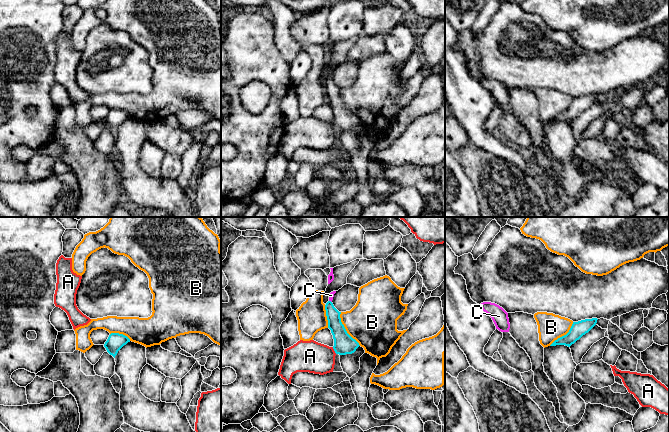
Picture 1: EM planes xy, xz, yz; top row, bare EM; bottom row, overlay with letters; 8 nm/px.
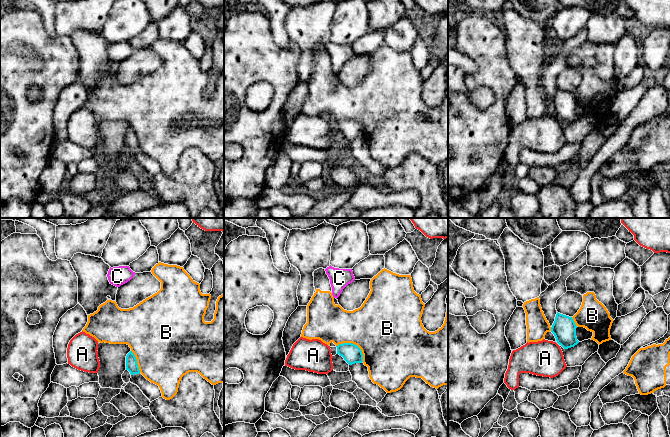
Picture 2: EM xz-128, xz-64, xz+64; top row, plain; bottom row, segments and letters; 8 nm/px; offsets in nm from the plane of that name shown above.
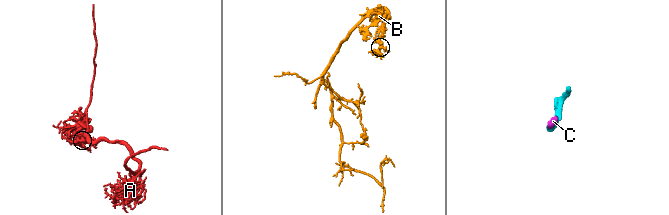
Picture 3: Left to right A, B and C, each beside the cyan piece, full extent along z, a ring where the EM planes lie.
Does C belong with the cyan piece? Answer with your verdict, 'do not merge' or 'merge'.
merge

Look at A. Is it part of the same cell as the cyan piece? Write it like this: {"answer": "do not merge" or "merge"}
{"answer": "do not merge"}

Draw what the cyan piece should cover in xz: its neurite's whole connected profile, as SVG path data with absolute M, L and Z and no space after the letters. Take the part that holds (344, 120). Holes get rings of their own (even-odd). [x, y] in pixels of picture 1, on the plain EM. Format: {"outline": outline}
{"outline": "M336 67L330 69L329 77L325 81L328 104L331 106L334 115L333 125L335 129L339 131L352 130L360 121L347 109L341 98L341 88L339 88L332 79L335 69Z"}

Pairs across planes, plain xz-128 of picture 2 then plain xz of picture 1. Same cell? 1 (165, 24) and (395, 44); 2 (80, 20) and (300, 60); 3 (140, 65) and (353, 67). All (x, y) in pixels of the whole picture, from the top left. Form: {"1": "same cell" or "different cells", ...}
{"1": "same cell", "2": "same cell", "3": "same cell"}

